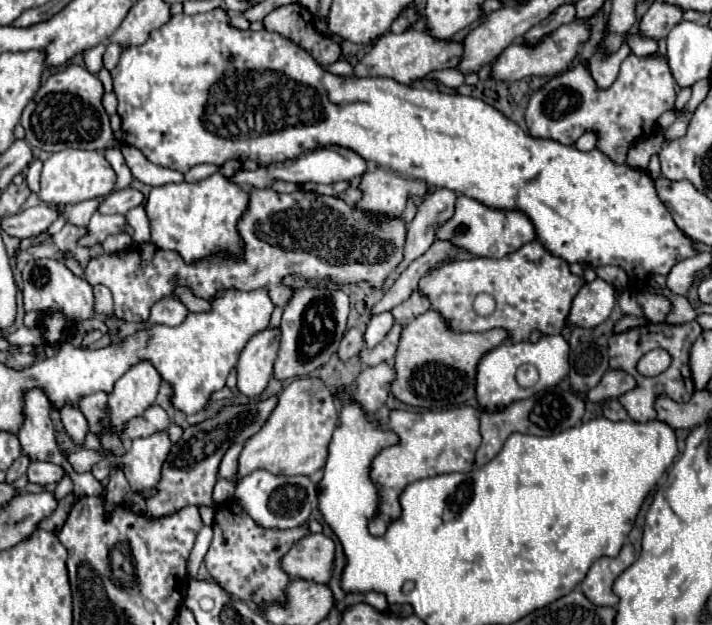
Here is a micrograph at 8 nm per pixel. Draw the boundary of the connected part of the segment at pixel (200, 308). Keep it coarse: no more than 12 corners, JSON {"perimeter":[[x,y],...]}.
{"perimeter":[[185,288],[177,296],[191,312],[211,312],[209,300],[193,296]]}

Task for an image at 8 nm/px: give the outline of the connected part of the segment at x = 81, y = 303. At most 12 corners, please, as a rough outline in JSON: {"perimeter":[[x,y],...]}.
{"perimeter":[[61,260],[23,268],[25,310],[97,318],[89,282]]}

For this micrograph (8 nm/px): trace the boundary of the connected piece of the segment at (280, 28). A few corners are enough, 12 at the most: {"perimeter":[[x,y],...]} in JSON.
{"perimeter":[[301,4],[273,10],[269,32],[297,42],[321,66],[341,58],[341,46],[315,28]]}

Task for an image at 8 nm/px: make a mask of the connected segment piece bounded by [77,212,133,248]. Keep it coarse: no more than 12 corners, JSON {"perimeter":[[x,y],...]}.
{"perimeter":[[95,212],[87,232],[77,240],[83,248],[103,244],[109,234],[133,234],[125,216]]}

